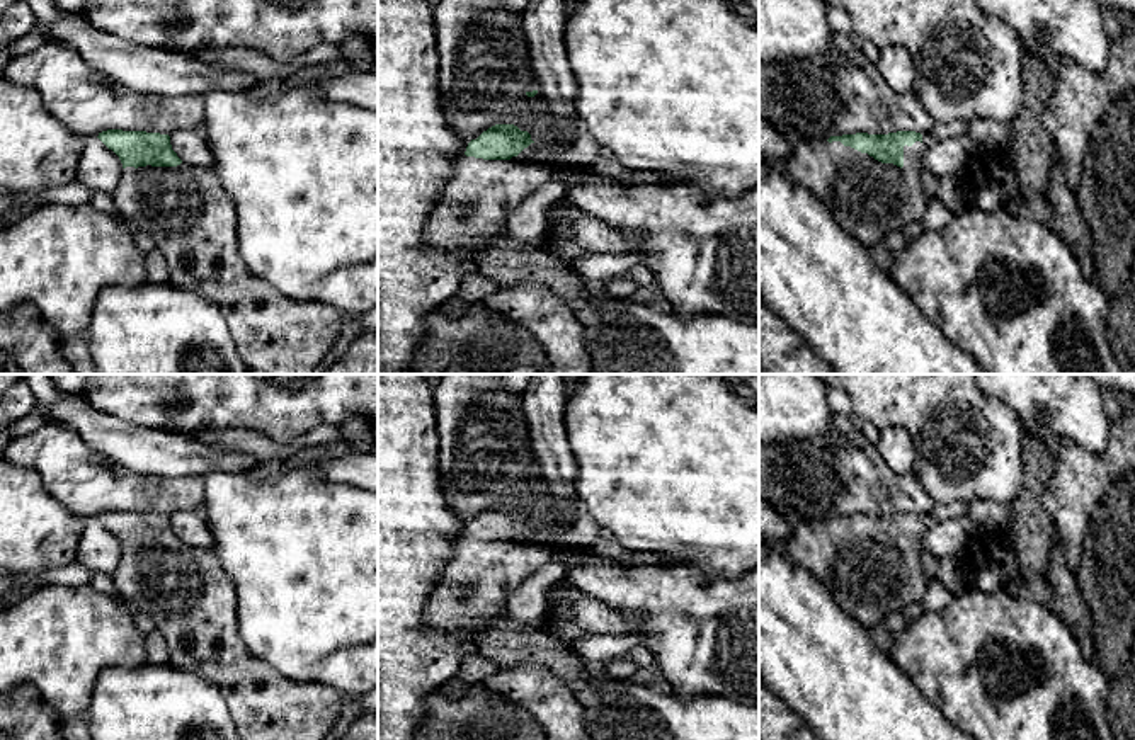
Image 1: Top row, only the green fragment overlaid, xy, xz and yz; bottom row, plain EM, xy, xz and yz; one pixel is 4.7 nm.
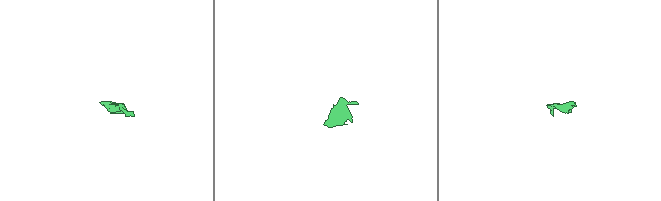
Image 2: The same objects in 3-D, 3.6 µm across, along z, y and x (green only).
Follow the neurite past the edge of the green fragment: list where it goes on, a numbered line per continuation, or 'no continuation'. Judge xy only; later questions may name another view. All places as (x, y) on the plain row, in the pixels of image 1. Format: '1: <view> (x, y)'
1: xy (186, 591)

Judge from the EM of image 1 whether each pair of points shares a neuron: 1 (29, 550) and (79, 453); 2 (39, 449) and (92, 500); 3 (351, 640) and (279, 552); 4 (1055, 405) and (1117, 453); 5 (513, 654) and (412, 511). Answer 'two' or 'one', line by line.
1: two
2: one
3: one
4: two
5: two

